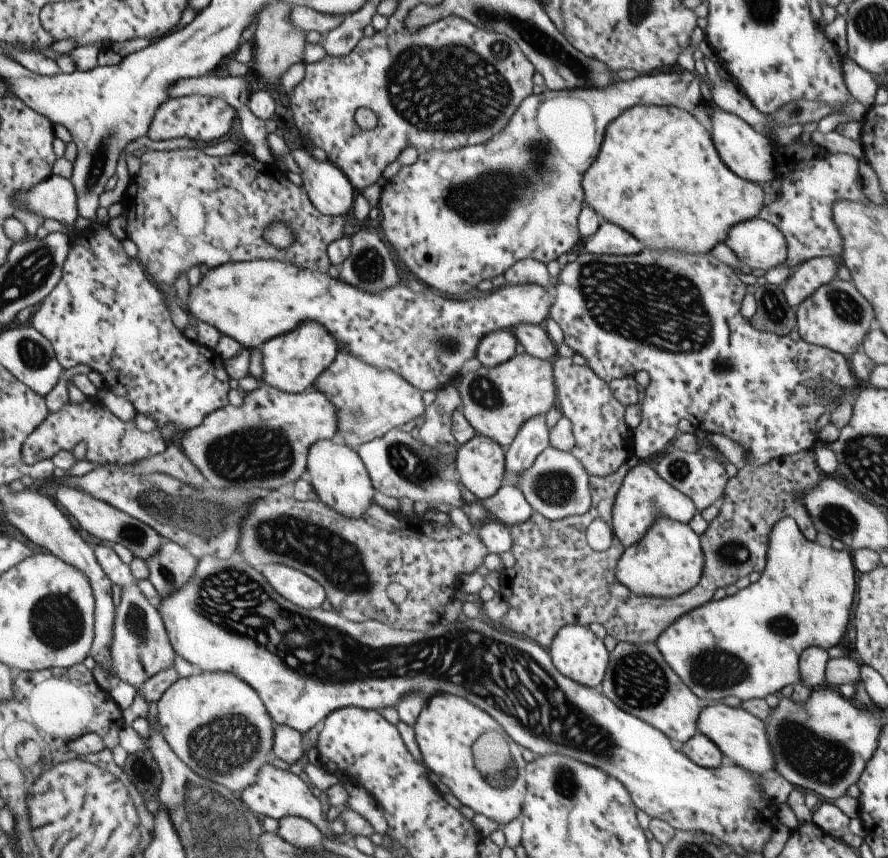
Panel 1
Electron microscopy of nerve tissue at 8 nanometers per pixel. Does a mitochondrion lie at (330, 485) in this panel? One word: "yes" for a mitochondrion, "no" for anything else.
no

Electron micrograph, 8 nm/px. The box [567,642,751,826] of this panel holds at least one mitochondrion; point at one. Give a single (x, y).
(638, 681)

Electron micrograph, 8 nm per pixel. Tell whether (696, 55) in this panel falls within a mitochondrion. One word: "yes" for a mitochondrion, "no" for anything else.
no

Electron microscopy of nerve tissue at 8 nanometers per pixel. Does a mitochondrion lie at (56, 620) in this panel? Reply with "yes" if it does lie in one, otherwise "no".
yes

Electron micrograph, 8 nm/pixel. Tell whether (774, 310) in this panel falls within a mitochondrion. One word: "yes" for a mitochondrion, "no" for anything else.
yes

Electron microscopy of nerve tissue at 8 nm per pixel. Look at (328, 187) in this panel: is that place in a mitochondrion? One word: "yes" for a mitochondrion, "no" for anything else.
no

